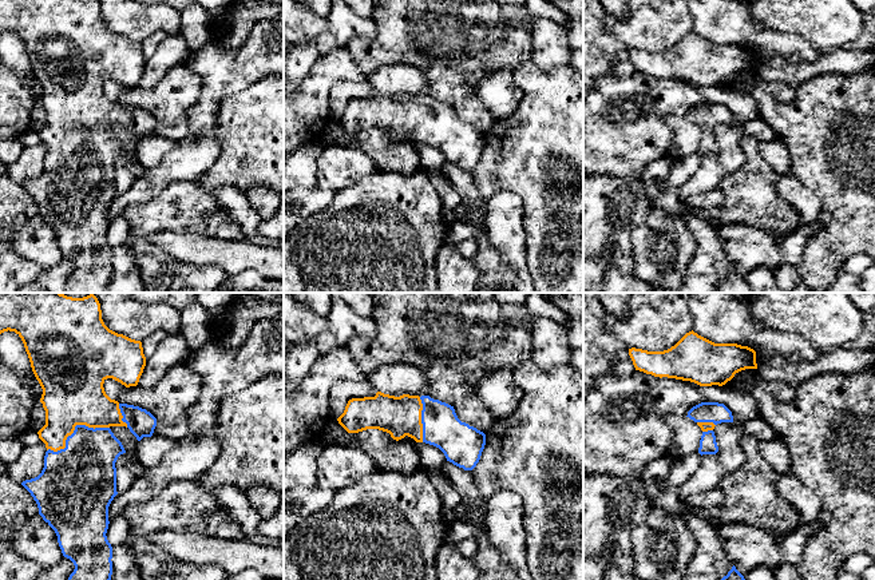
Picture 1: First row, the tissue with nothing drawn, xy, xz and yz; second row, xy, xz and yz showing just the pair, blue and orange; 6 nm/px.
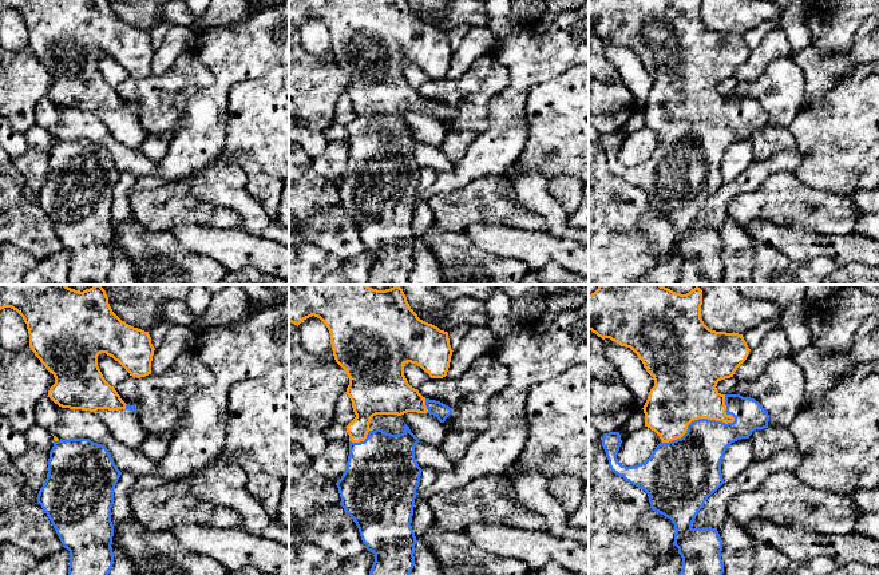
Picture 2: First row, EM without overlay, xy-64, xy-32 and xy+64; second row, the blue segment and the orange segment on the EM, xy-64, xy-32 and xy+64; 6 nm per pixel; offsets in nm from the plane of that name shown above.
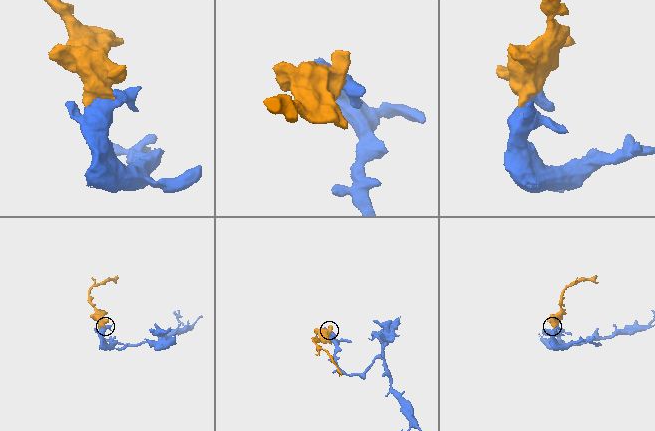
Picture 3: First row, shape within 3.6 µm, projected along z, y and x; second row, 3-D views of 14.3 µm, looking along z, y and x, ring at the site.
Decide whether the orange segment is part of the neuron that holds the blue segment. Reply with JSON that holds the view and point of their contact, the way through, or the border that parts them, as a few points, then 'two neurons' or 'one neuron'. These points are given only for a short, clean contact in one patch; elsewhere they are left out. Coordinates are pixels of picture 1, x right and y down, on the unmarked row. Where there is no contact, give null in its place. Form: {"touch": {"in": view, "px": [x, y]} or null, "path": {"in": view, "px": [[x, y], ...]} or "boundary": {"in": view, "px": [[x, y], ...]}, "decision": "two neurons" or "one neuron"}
{"touch": {"in": "xy", "px": [75, 130]}, "decision": "one neuron"}

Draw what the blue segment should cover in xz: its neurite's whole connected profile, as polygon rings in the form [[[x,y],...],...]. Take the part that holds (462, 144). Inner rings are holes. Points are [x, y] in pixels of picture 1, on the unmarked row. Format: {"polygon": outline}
{"polygon": [[[377,92],[375,98],[352,99],[337,122],[348,134],[379,130],[396,142],[408,136],[433,146],[464,171],[476,167],[486,146],[483,132],[462,123],[454,107],[429,96],[395,98]]]}

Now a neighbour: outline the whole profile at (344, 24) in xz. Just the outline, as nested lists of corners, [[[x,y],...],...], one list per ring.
[[[332,0],[330,12],[326,19],[328,31],[314,41],[320,55],[325,55],[333,48],[344,47],[355,37],[372,37],[377,32],[372,17],[357,15],[343,0]]]

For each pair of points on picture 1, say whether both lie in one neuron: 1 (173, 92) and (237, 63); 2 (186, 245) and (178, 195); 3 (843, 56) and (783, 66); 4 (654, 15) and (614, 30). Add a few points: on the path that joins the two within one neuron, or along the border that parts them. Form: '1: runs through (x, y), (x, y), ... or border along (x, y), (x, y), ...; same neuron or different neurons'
1: border along (186, 63), (201, 79), (200, 98), (189, 110); different neurons
2: border along (153, 234), (162, 231), (193, 231), (214, 238); different neurons
3: runs through (828, 63), (816, 68), (798, 68); same neuron
4: runs through (645, 24), (640, 30), (624, 30); same neuron

